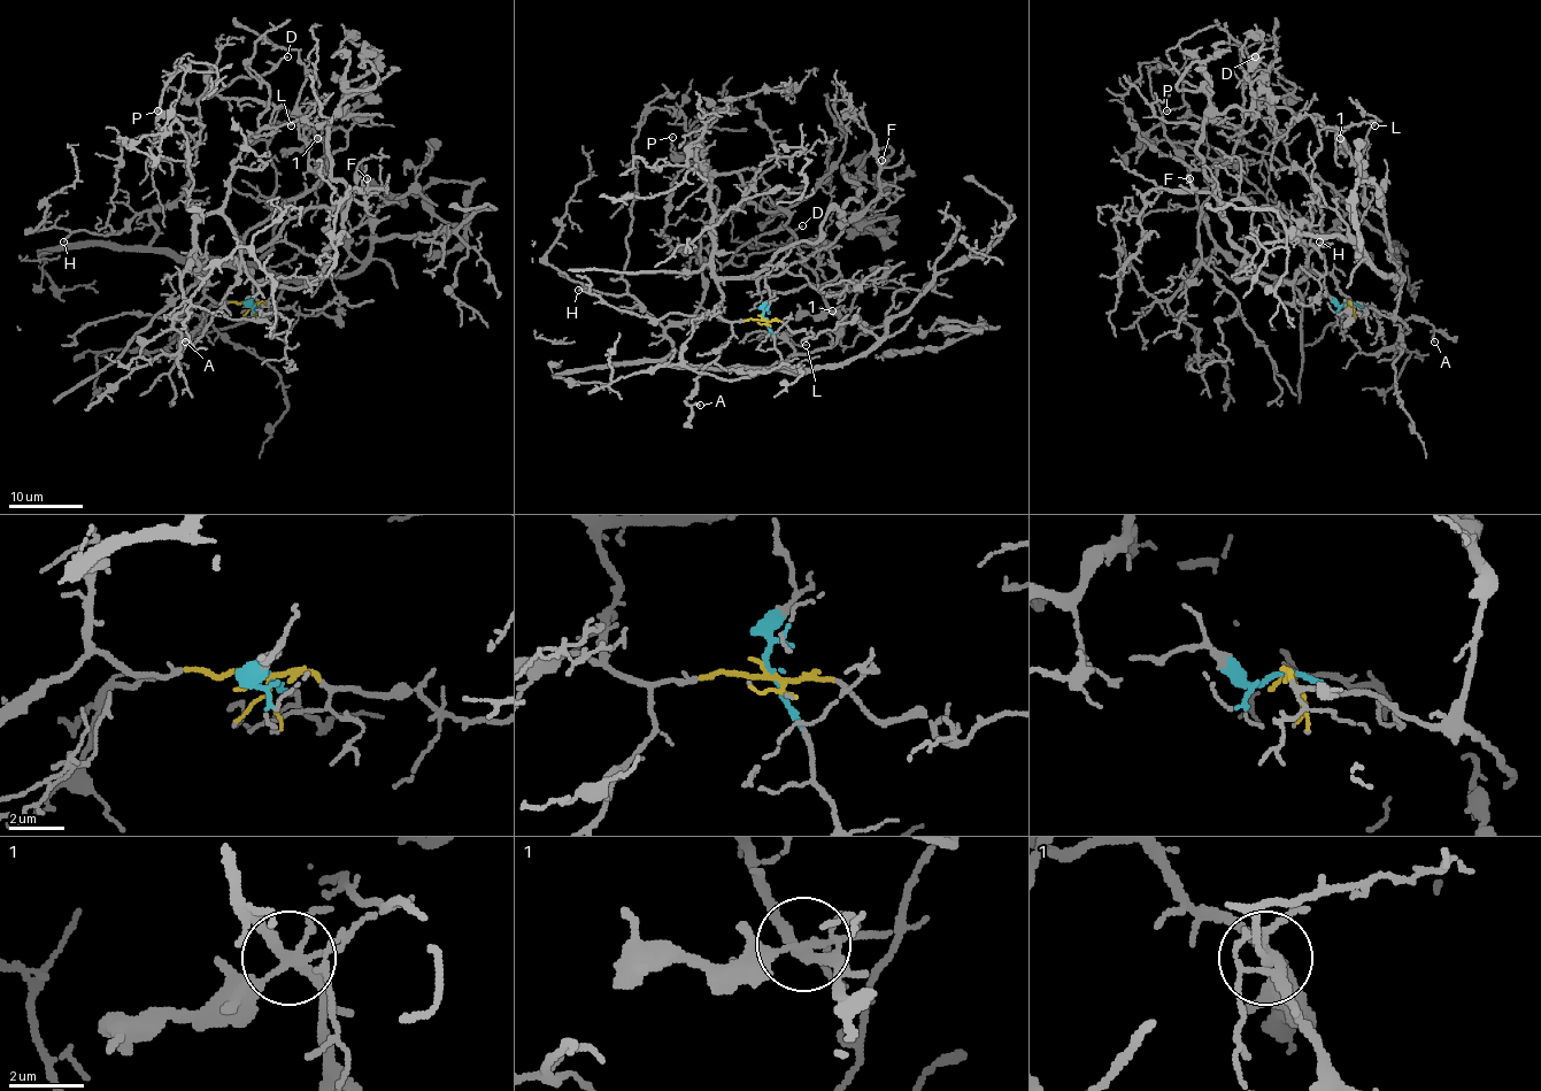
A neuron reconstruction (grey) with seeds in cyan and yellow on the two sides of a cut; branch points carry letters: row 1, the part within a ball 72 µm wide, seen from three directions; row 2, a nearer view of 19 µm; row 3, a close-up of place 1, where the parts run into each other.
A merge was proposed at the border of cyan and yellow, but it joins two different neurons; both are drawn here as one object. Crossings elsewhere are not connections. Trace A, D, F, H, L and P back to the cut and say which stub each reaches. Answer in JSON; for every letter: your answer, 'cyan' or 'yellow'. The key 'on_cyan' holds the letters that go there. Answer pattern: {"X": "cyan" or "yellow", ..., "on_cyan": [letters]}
{"A": "yellow", "D": "cyan", "F": "yellow", "H": "cyan", "L": "cyan", "P": "cyan", "on_cyan": ["D", "H", "L", "P"]}

